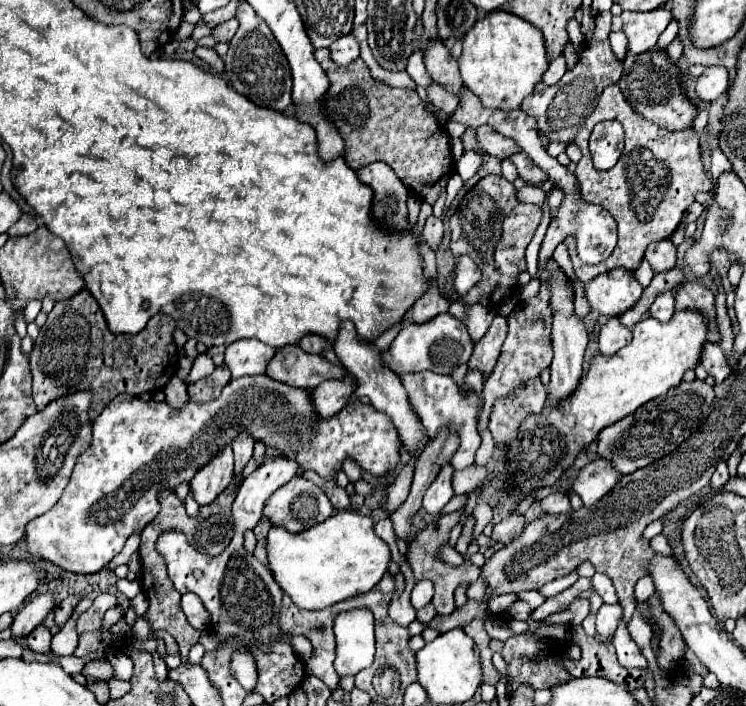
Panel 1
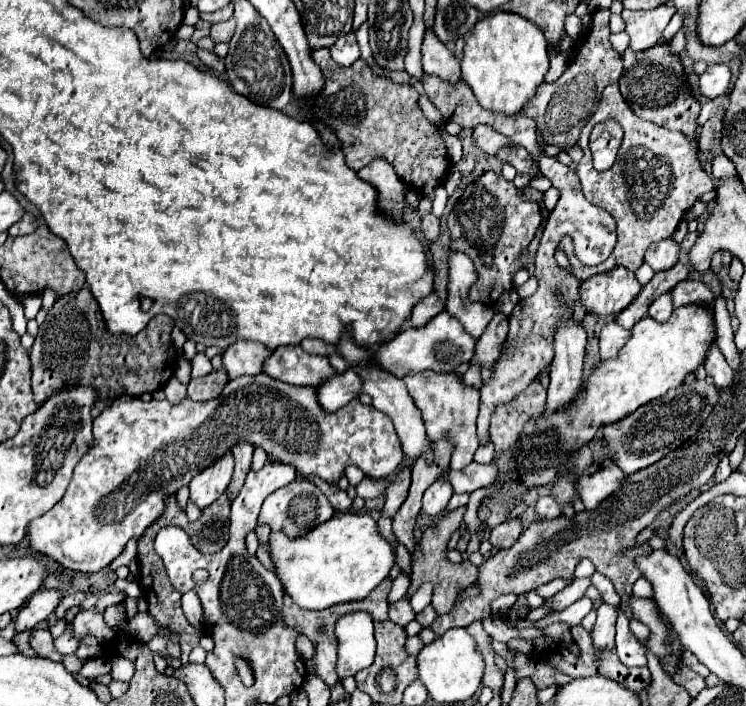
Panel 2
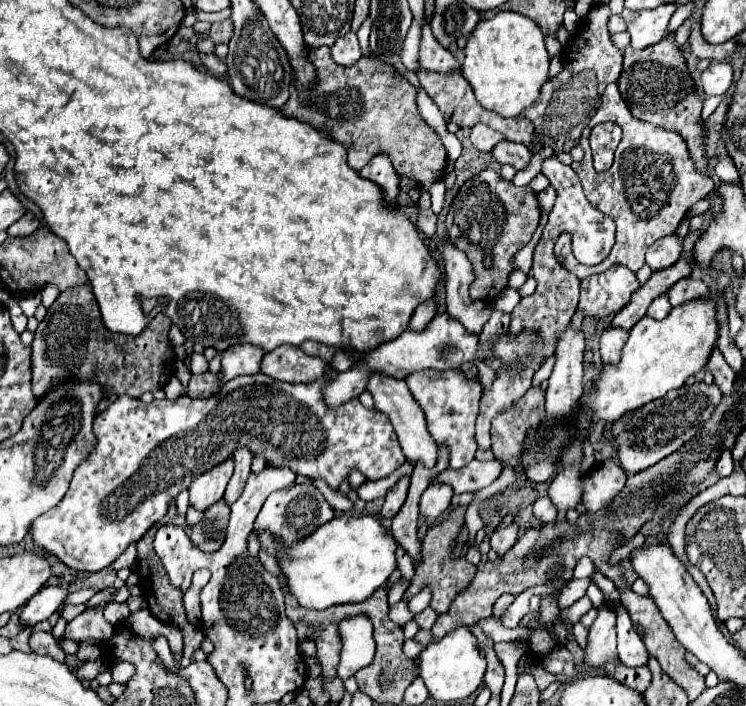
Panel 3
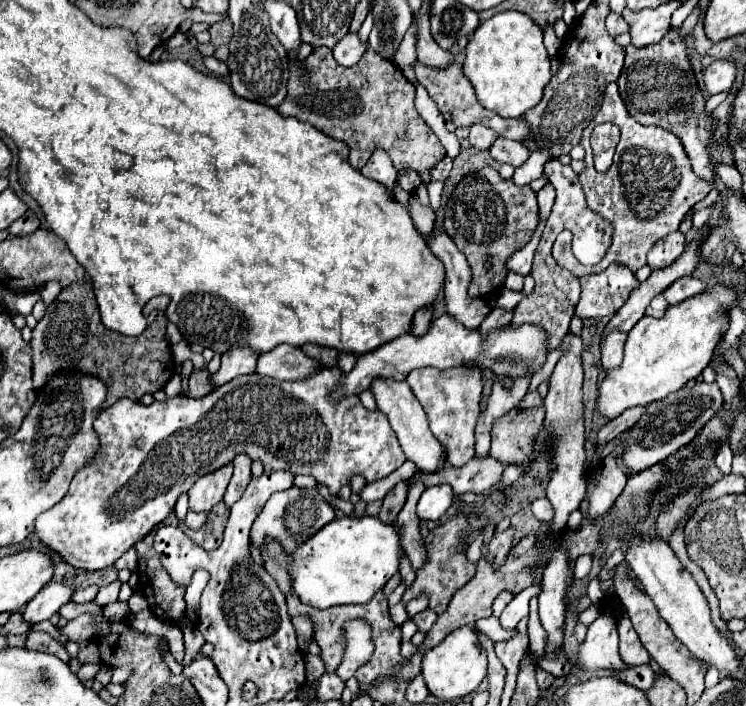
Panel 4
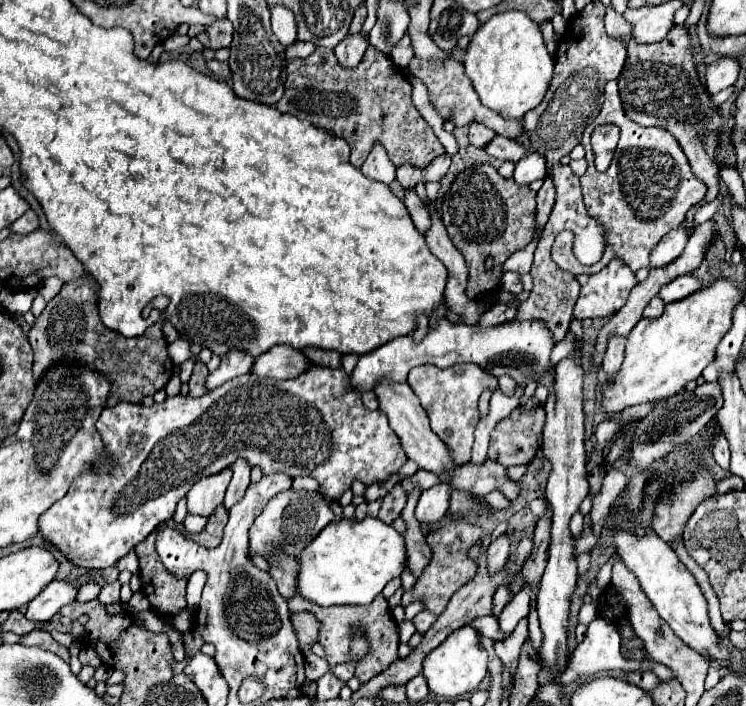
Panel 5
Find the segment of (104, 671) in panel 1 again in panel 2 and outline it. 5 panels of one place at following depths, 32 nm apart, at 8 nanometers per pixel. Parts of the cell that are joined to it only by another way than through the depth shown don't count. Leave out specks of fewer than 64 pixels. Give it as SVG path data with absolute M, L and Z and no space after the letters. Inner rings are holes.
M92 658L92 660L88 660L88 662L82 666L80 674L82 674L84 678L88 678L88 680L96 680L98 676L110 674L110 662L108 662L106 658Z

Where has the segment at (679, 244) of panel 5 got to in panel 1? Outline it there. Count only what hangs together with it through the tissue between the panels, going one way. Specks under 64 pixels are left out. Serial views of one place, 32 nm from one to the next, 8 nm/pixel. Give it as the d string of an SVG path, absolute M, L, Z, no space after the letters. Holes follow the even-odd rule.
M670 238L660 240L660 242L652 242L646 248L644 258L650 262L654 274L666 272L666 270L670 270L670 268L676 266L676 246L672 244Z

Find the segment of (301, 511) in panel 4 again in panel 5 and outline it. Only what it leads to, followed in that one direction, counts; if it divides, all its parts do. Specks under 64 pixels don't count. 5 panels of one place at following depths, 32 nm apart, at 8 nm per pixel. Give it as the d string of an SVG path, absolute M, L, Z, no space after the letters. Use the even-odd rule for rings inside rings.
M286 490L270 498L262 514L254 520L250 528L250 554L260 554L262 558L272 552L272 548L280 546L288 556L300 556L304 546L316 538L316 534L334 520L334 512L330 504L324 500L320 492L308 490Z

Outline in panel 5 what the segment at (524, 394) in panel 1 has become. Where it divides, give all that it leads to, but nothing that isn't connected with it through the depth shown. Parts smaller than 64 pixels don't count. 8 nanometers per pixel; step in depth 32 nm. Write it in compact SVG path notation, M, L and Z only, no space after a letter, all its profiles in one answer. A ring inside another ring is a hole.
M528 398L512 416L500 420L492 432L488 458L502 466L530 464L538 456L538 438L544 426L544 408L536 398Z

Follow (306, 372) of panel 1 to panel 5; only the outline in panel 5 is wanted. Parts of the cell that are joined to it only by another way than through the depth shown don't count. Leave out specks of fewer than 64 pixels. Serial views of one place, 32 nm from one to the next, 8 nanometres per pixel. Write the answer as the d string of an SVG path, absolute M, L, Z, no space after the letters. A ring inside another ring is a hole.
M280 344L264 352L264 356L258 356L252 372L258 376L268 376L276 380L290 380L290 378L302 376L310 366L312 362L300 350Z

